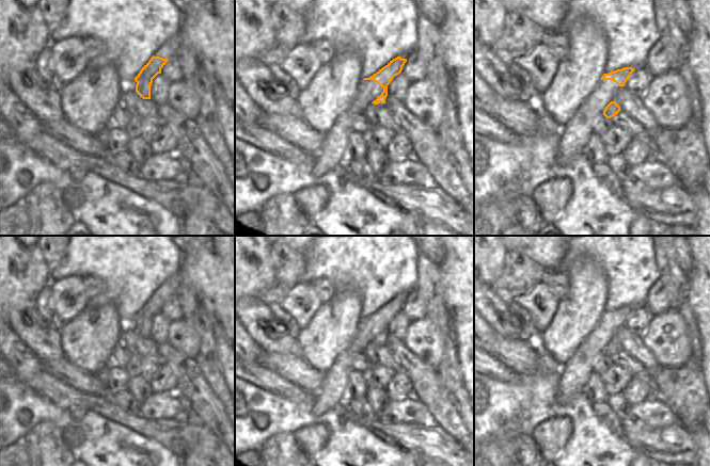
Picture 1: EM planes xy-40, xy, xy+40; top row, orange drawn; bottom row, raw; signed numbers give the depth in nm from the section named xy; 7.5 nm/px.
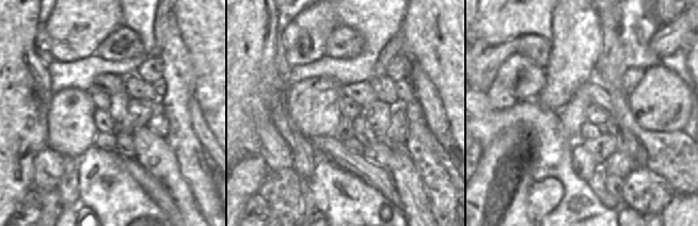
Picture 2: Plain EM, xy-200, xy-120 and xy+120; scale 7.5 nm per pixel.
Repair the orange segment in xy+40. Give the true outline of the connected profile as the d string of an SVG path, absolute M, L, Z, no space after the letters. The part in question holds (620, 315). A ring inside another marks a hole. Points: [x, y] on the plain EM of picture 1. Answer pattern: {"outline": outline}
{"outline": "M624 306L621 308L604 312L601 316L601 319L613 319L616 323L622 326L634 309L635 308L632 306Z"}

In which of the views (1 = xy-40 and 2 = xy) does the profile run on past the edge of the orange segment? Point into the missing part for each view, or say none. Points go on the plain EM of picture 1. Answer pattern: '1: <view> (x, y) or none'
1: none
2: none

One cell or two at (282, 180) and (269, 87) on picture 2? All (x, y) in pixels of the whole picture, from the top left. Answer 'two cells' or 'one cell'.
two cells

